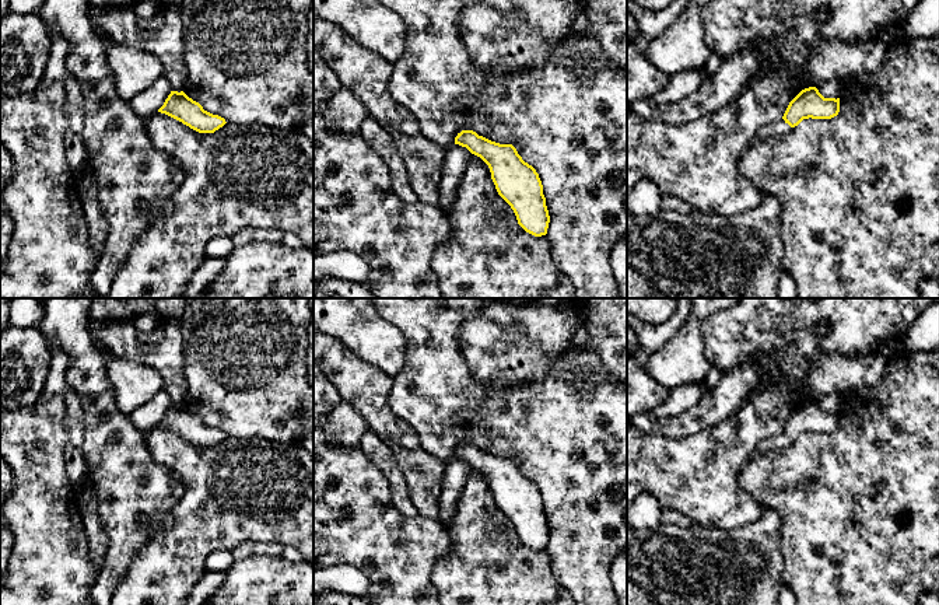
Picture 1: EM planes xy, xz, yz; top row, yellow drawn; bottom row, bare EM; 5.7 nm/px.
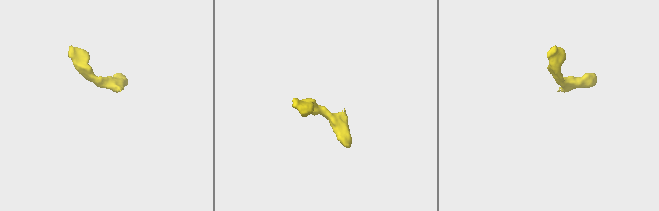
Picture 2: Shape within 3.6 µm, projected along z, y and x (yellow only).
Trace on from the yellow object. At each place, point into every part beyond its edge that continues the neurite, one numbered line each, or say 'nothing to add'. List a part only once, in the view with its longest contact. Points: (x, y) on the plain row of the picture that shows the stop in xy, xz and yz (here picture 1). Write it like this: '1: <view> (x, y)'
1: yz (780, 441)

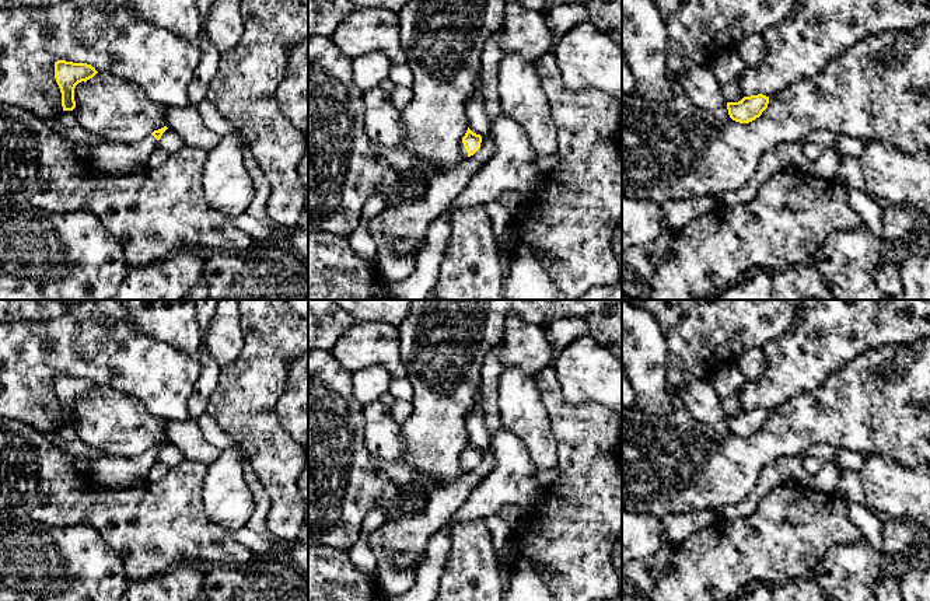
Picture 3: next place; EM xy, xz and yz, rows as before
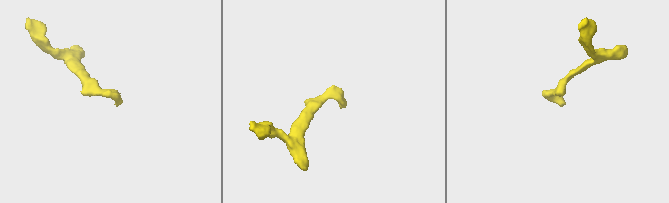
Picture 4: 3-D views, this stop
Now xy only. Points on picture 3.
1: xy (118, 472)

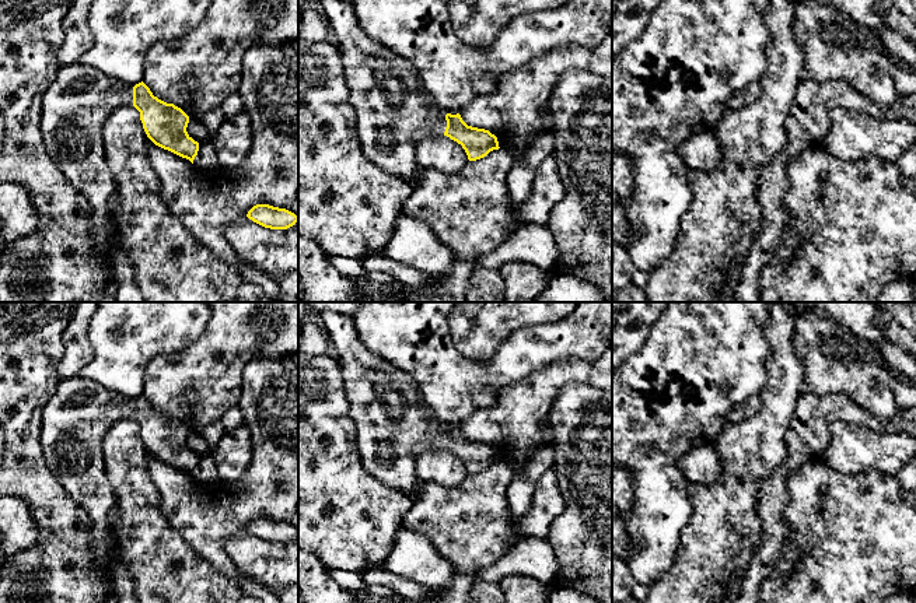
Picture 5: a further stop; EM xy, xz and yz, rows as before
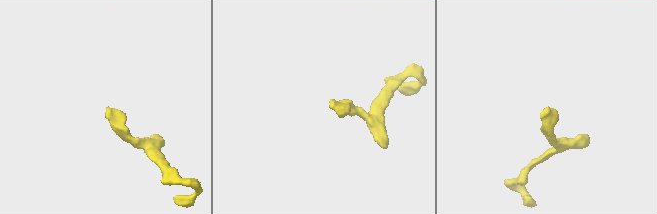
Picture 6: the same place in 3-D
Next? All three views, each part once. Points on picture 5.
1: xz (394, 426)

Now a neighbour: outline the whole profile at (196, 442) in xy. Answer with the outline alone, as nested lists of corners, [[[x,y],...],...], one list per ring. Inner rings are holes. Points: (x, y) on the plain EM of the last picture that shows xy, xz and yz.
[[[196,432],[189,434],[186,445],[189,451],[192,451],[199,457],[213,452],[211,445],[200,434]]]

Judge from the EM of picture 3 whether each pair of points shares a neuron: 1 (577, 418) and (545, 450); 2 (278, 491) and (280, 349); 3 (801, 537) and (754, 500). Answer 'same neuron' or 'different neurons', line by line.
1: different neurons
2: same neuron
3: different neurons

